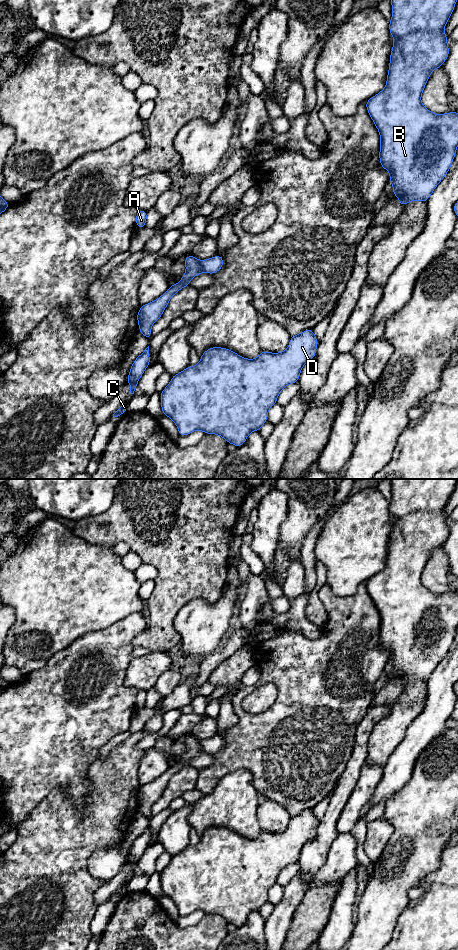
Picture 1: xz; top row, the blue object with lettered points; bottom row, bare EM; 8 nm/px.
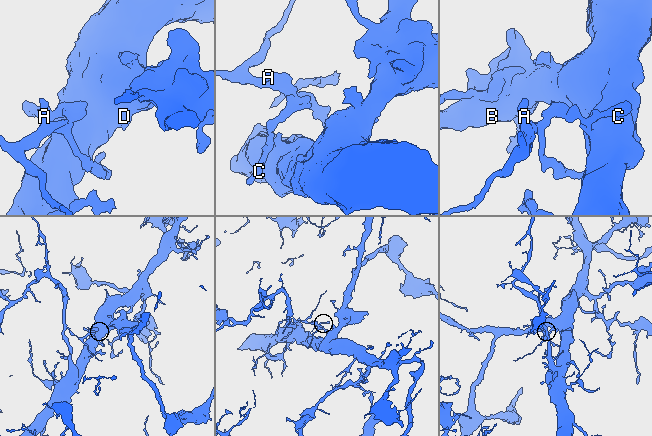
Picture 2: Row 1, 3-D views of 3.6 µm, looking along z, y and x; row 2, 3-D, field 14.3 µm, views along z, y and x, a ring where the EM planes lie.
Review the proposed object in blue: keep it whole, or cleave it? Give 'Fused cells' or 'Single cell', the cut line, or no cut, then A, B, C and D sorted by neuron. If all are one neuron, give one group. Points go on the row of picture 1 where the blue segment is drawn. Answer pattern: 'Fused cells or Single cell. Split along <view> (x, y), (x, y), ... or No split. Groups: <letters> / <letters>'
Fused cells. Split along xz (197, 260), (204, 271). Groups: A / B C D

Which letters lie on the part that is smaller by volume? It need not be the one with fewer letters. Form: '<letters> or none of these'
A

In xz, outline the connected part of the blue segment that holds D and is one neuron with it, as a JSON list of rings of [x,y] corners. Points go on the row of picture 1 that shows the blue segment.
[[[313,329],[291,336],[285,351],[272,353],[261,351],[255,359],[244,358],[230,349],[211,347],[207,349],[195,366],[189,366],[172,376],[160,393],[161,409],[177,426],[179,436],[201,430],[205,434],[223,437],[228,444],[242,446],[251,432],[259,431],[268,419],[268,410],[277,403],[279,393],[289,384],[297,383],[303,366],[316,355],[318,340]]]

